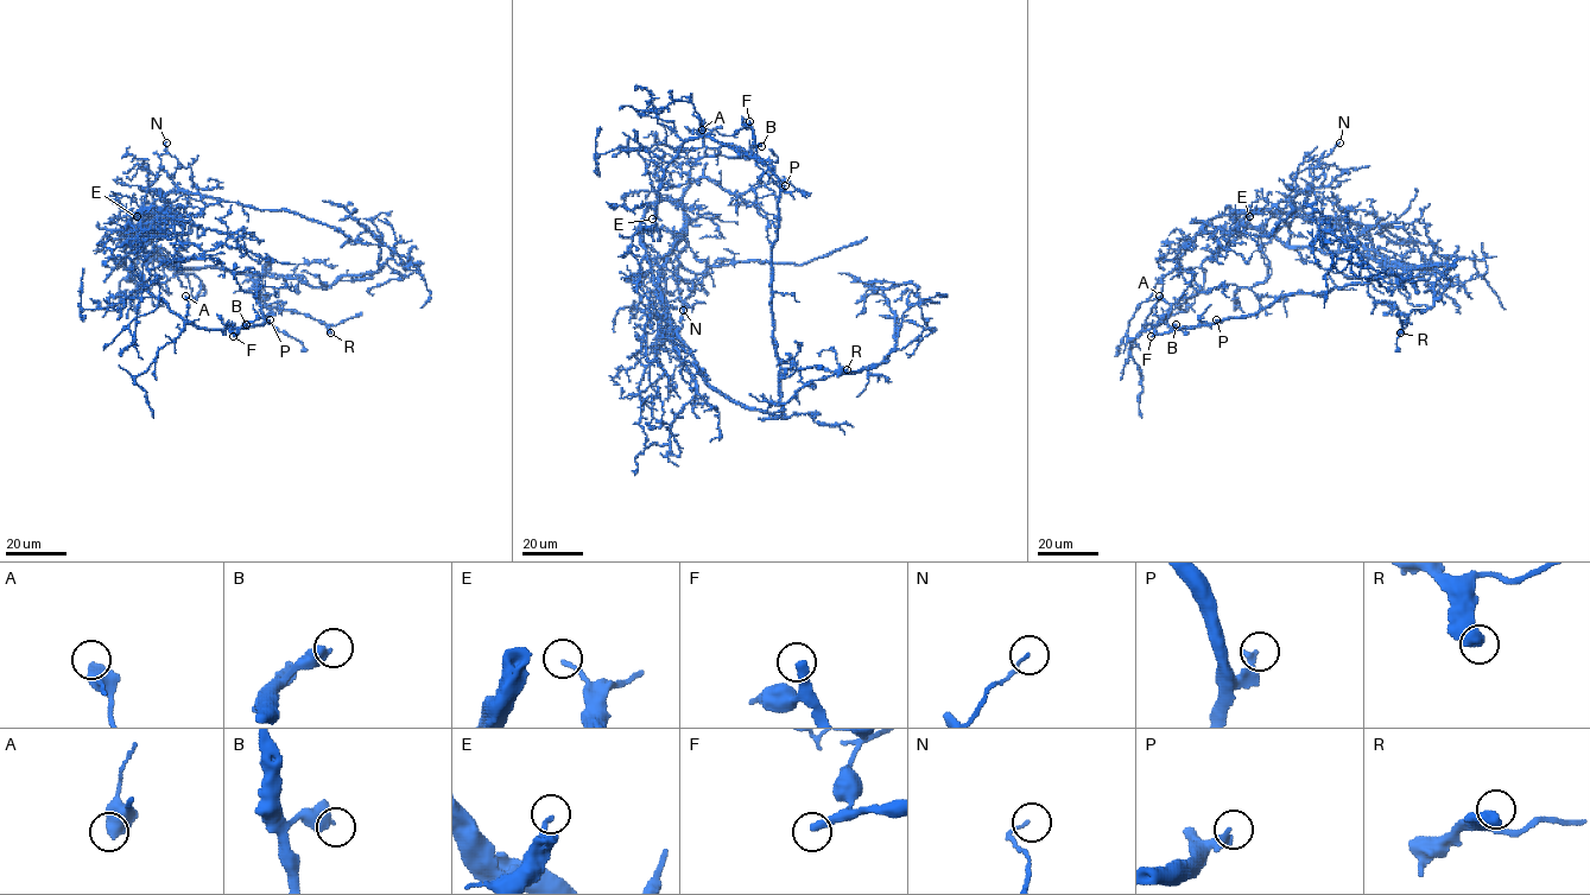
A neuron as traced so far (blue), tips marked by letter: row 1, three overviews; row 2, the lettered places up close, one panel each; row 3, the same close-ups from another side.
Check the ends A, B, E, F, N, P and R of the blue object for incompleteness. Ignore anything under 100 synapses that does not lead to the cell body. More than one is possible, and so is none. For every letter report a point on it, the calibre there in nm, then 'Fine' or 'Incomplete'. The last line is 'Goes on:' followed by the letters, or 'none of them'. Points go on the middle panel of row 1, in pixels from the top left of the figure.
A: Place: (702, 129). Thickness 550 nm. Fine
B: Place: (761, 146). Thickness 550 nm. Fine
E: Place: (652, 219). Thickness 180 nm. Fine
F: Place: (749, 121). Thickness 360 nm. Incomplete
N: Place: (683, 310). Thickness 100 nm. Fine
P: Place: (785, 185). Thickness 240 nm. Fine
R: Place: (847, 369). Thickness 550 nm. Fine
Goes on: F

